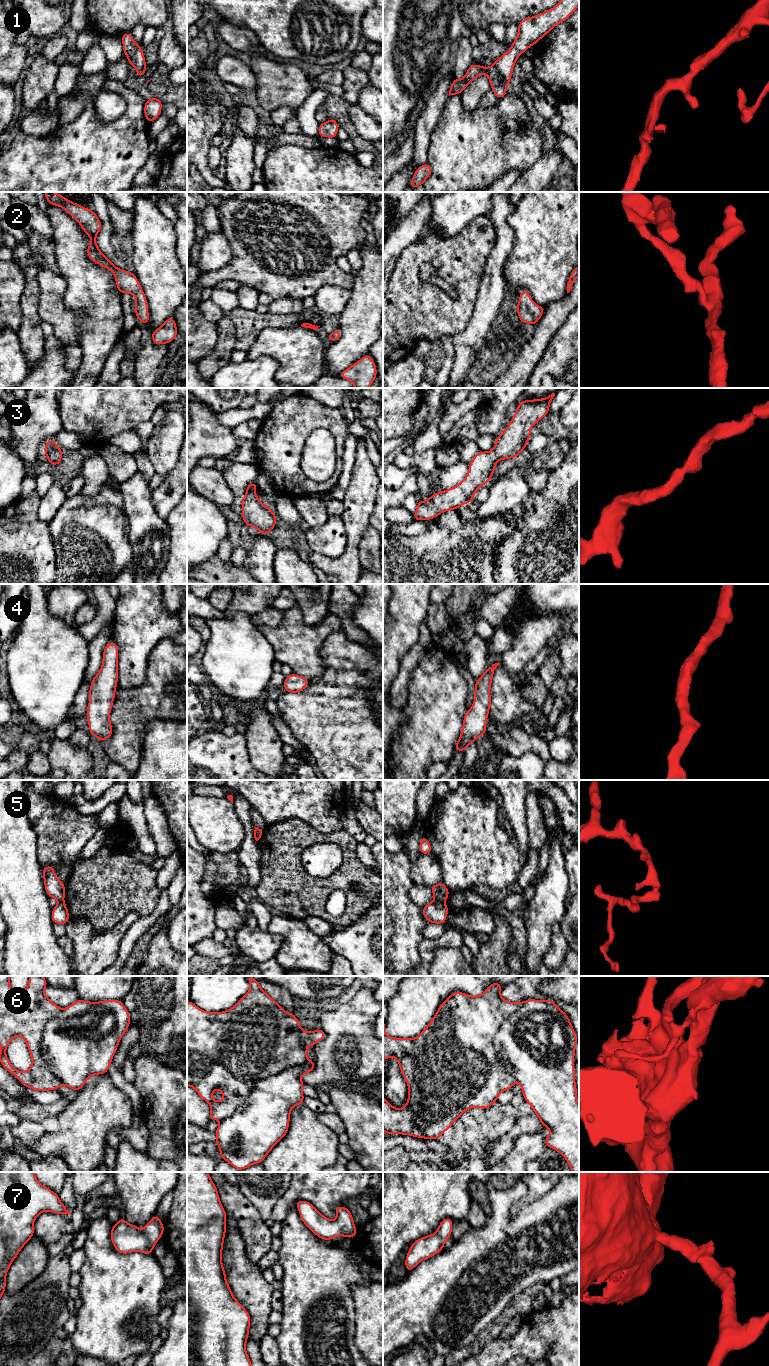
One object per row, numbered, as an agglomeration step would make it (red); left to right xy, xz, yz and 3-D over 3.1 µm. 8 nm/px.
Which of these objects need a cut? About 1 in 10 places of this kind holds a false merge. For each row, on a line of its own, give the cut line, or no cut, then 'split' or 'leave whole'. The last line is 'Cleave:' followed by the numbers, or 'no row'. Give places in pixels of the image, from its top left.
1: no cut | leave whole
2: no cut | leave whole
3: no cut | leave whole
4: no cut | leave whole
5: yz (434, 899), (443, 902) | split
6: xz (307, 1059), (259, 1080), (247, 1099), (231, 1114), (220, 1121) | split
7: no cut | leave whole
Cleave: 5, 6

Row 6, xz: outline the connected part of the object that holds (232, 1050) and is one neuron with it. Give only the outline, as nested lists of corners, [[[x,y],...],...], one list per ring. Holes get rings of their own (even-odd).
[[[252,976],[248,977],[248,982],[248,993],[223,1012],[207,1012],[190,1000],[187,1002],[187,1086],[193,1087],[210,1104],[210,1121],[221,1121],[232,1115],[238,1107],[244,1105],[257,1082],[307,1060],[303,1029],[295,1014],[286,1012]],[[216,1089],[222,1092],[222,1101],[213,1099],[212,1094]]]

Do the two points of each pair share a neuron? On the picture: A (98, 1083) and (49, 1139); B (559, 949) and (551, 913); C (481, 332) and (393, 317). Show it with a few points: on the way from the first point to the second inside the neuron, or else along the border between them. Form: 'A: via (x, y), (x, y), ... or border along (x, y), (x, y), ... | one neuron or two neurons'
A: via (97, 1099), (65, 1131) | one neuron
B: border along (559, 923), (553, 927), (552, 943), (548, 948) | two neurons
C: border along (474, 307), (467, 326), (451, 336) | two neurons

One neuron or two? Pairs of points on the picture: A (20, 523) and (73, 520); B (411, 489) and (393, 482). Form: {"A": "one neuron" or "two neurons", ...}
{"A": "two neurons", "B": "two neurons"}

